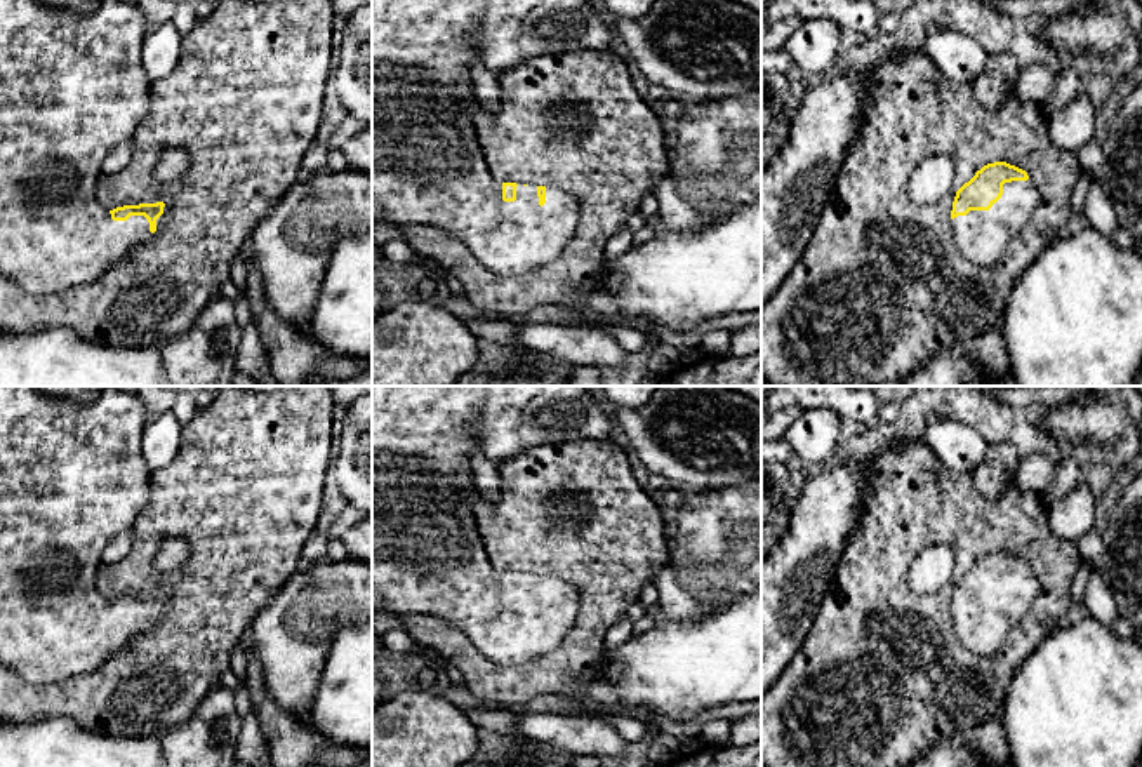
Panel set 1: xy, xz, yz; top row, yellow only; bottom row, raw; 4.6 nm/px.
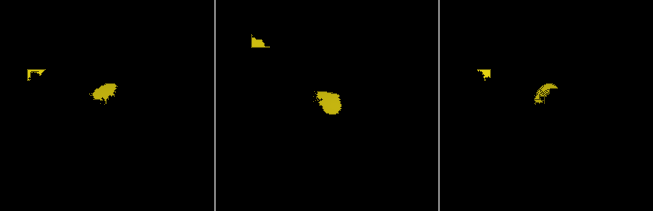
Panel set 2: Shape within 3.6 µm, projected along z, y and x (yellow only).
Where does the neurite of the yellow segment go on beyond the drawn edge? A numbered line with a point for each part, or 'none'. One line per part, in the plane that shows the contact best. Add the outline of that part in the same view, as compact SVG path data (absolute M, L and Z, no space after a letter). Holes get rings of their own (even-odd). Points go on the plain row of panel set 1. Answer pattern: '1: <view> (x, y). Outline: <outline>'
1: yz (981, 625). Outline: M1031 569L1003 574L1001 588L989 600L970 600L953 609L959 642L977 656L994 656L1032 607L1039 591Z

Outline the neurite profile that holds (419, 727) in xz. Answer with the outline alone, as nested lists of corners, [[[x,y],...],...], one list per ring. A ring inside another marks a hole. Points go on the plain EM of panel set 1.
[[[412,687],[372,711],[372,767],[461,767],[476,751],[478,732],[447,694]]]

